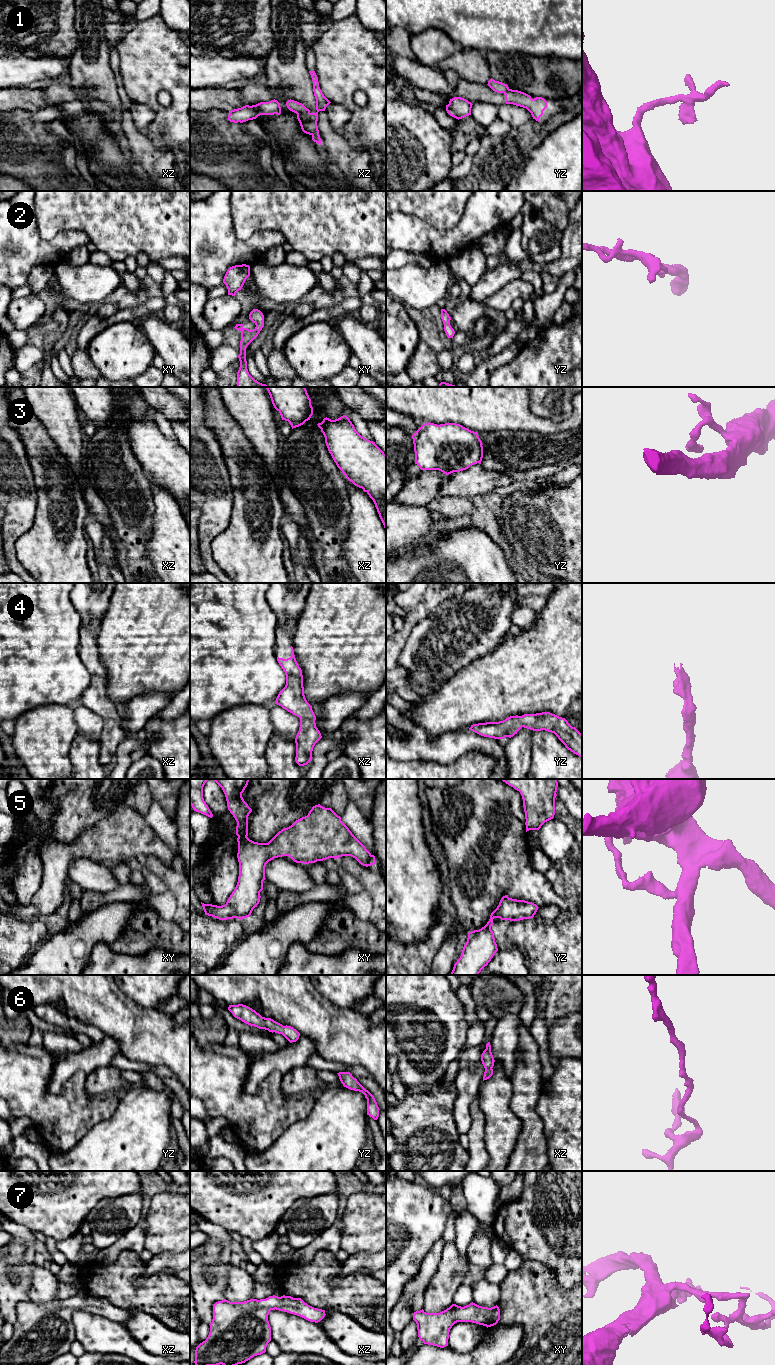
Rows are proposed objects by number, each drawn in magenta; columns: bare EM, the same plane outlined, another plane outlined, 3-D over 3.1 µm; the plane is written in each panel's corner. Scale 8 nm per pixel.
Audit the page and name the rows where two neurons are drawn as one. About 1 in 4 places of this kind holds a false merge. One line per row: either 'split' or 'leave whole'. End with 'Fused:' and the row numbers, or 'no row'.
1: split
2: leave whole
3: leave whole
4: leave whole
5: leave whole
6: leave whole
7: leave whole
Fused: 1

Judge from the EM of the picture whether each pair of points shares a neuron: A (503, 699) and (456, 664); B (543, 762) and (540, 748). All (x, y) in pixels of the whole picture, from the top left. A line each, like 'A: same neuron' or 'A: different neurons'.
A: different neurons
B: same neuron

